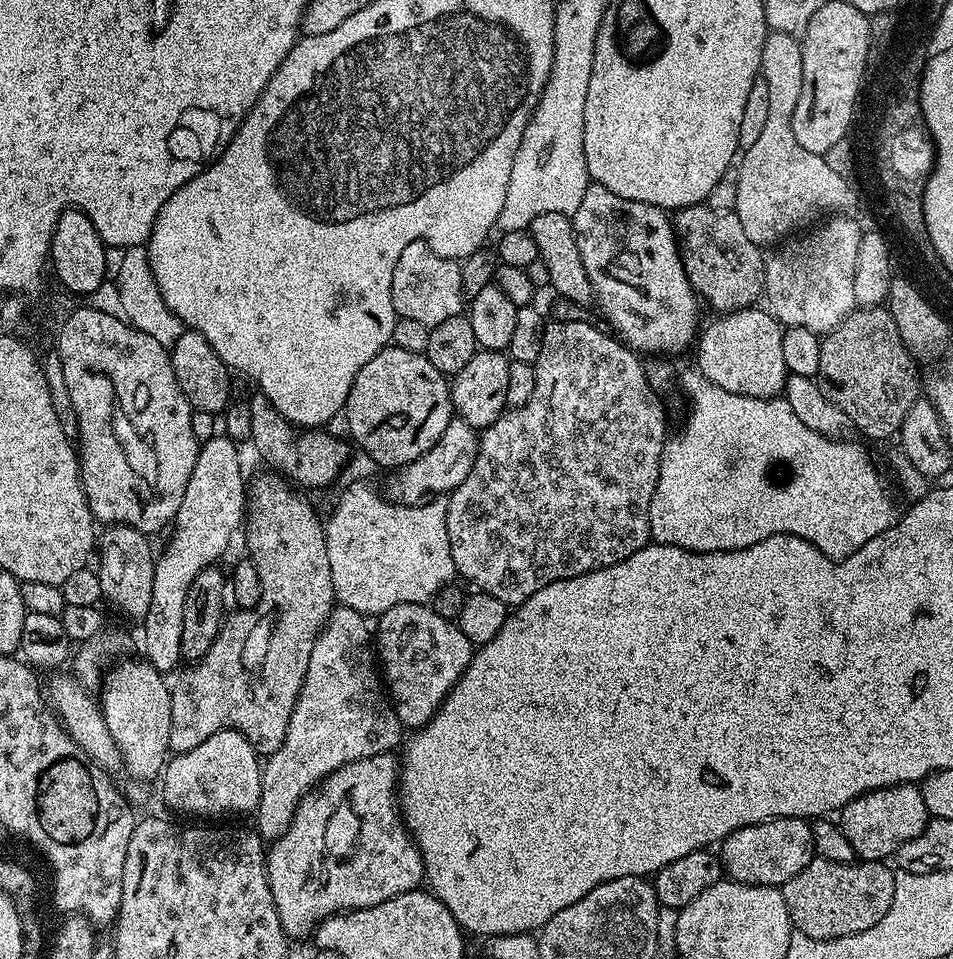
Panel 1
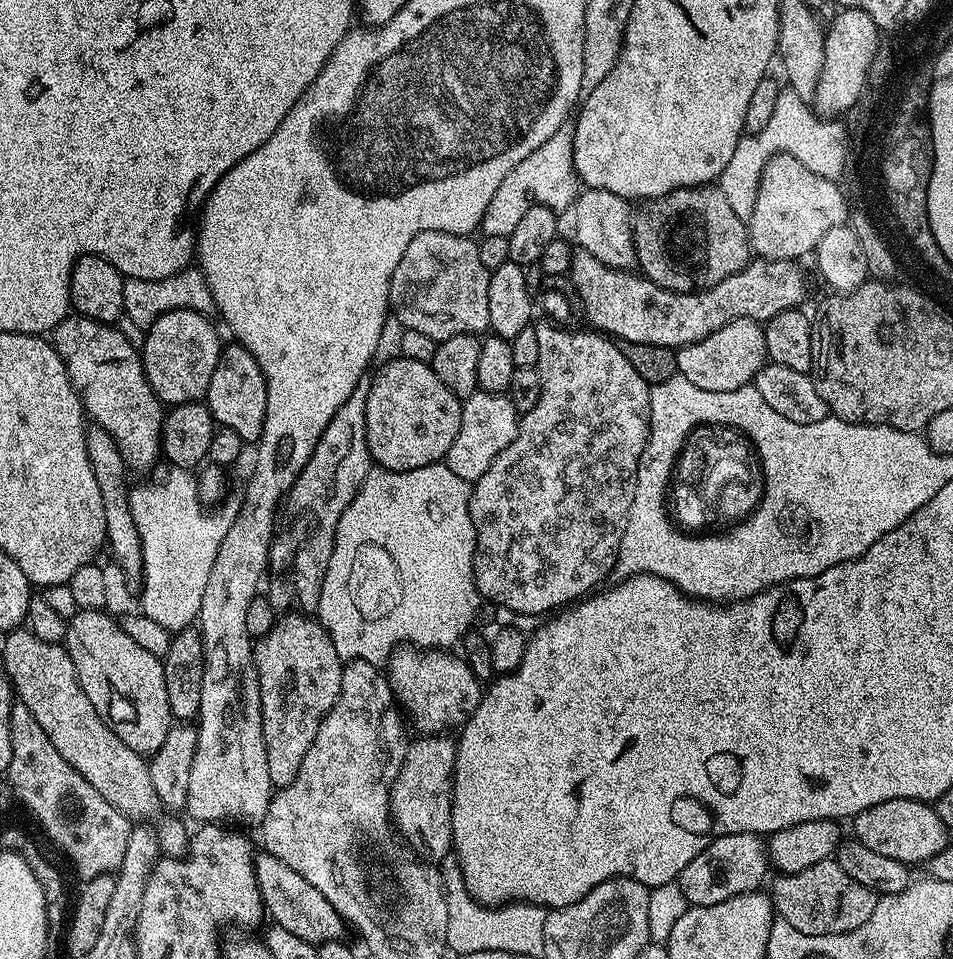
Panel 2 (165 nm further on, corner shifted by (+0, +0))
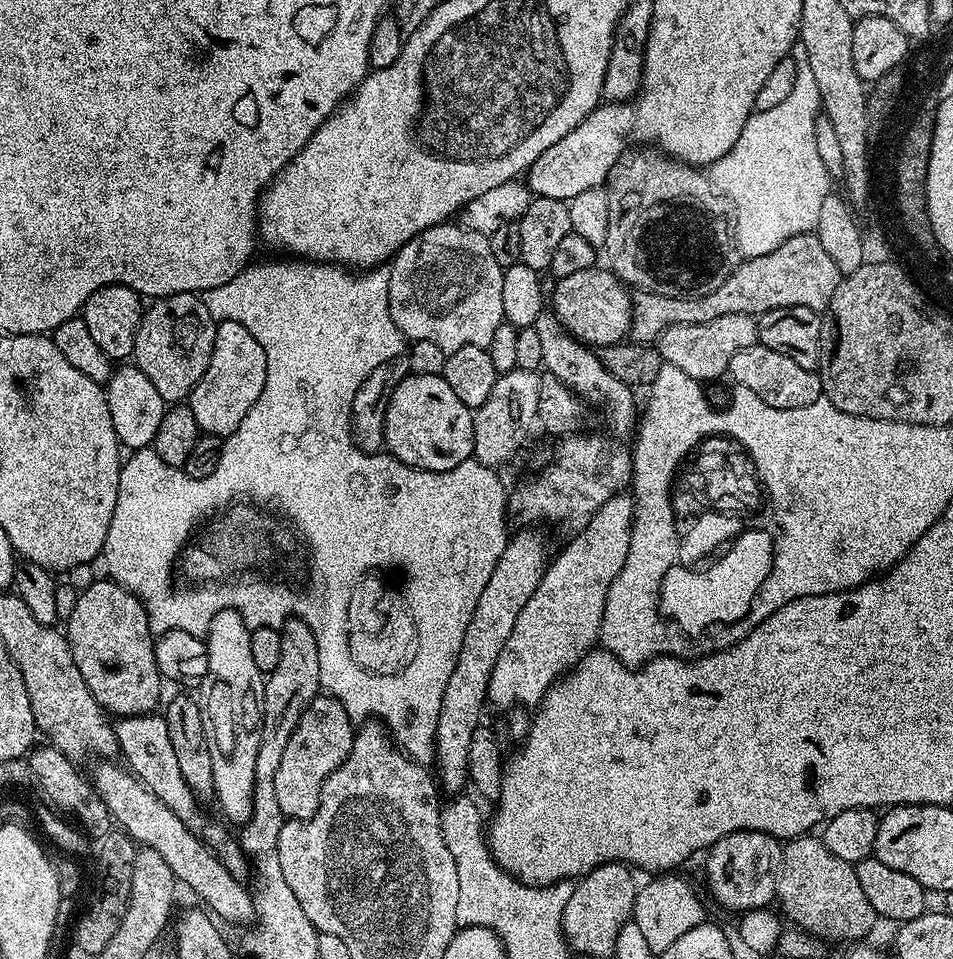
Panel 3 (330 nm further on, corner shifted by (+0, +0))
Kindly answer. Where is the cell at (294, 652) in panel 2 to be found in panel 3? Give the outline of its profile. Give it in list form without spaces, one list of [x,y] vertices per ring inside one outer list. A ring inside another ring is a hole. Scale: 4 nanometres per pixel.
[[[321,694],[313,700],[302,714],[290,742],[286,742],[278,774],[274,774],[274,795],[278,798],[278,810],[282,810],[285,818],[309,820],[316,813],[322,786],[326,778],[346,762],[353,735],[354,721],[334,697]]]

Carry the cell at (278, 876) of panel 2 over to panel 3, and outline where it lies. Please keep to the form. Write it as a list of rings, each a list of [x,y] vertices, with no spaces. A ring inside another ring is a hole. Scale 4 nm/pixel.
[[[156,715],[121,717],[115,723],[116,741],[120,746],[119,755],[124,756],[123,763],[144,787],[152,791],[154,798],[158,798],[158,802],[166,806],[166,810],[174,810],[174,814],[178,814],[178,822],[182,822],[182,826],[186,826],[195,836],[199,836],[215,852],[222,866],[230,870],[234,879],[247,881],[248,872],[250,876],[250,861],[245,856],[244,849],[240,847],[239,839],[233,833],[231,836],[219,819],[208,820],[204,824],[204,812],[200,809],[203,808],[201,801],[197,800],[194,790],[186,786],[186,778],[182,778],[182,770],[178,767],[166,719]]]

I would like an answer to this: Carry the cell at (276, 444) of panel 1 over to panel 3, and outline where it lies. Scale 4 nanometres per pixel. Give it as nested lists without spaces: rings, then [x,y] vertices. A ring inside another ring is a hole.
[[[221,320],[216,325],[210,366],[206,370],[206,374],[202,374],[198,386],[194,386],[192,395],[188,397],[186,404],[192,409],[201,433],[223,438],[229,436],[234,430],[238,430],[242,418],[246,418],[246,414],[250,414],[250,406],[254,406],[254,402],[258,402],[258,398],[262,394],[262,386],[266,386],[266,350],[262,350],[262,346],[258,346],[258,338],[254,338],[254,334],[250,334],[250,330],[246,330],[246,326],[241,326],[238,322]]]

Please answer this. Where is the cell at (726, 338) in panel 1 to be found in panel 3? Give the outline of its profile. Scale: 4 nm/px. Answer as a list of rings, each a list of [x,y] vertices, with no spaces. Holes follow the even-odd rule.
[[[726,314],[723,318],[714,318],[714,322],[669,326],[658,341],[660,357],[664,359],[665,364],[678,366],[682,374],[690,374],[690,378],[701,382],[716,380],[727,373],[730,358],[734,358],[738,350],[746,350],[757,344],[756,321],[755,316]]]

